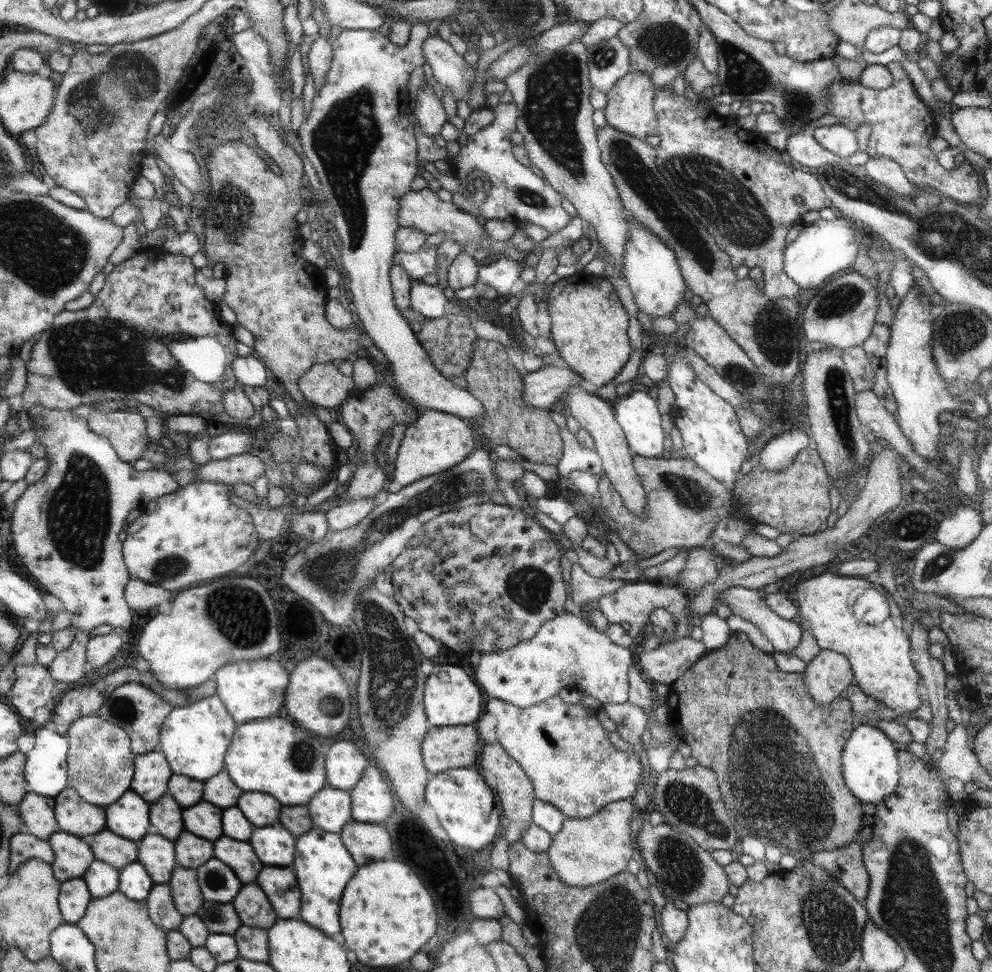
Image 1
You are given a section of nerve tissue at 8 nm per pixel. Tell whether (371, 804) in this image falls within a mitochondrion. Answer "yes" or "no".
no

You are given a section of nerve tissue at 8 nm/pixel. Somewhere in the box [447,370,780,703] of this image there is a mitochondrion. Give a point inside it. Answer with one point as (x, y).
(529, 587)

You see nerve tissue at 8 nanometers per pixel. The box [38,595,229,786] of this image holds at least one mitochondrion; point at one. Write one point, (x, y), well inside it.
(122, 708)

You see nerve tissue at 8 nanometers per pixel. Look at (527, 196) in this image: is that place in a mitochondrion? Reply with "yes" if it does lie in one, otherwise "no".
yes

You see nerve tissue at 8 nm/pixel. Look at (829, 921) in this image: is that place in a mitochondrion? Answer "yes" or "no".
yes

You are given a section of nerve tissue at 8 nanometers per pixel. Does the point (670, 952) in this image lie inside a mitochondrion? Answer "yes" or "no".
no

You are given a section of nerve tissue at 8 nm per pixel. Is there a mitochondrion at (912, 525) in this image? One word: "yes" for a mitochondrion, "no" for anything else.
yes

